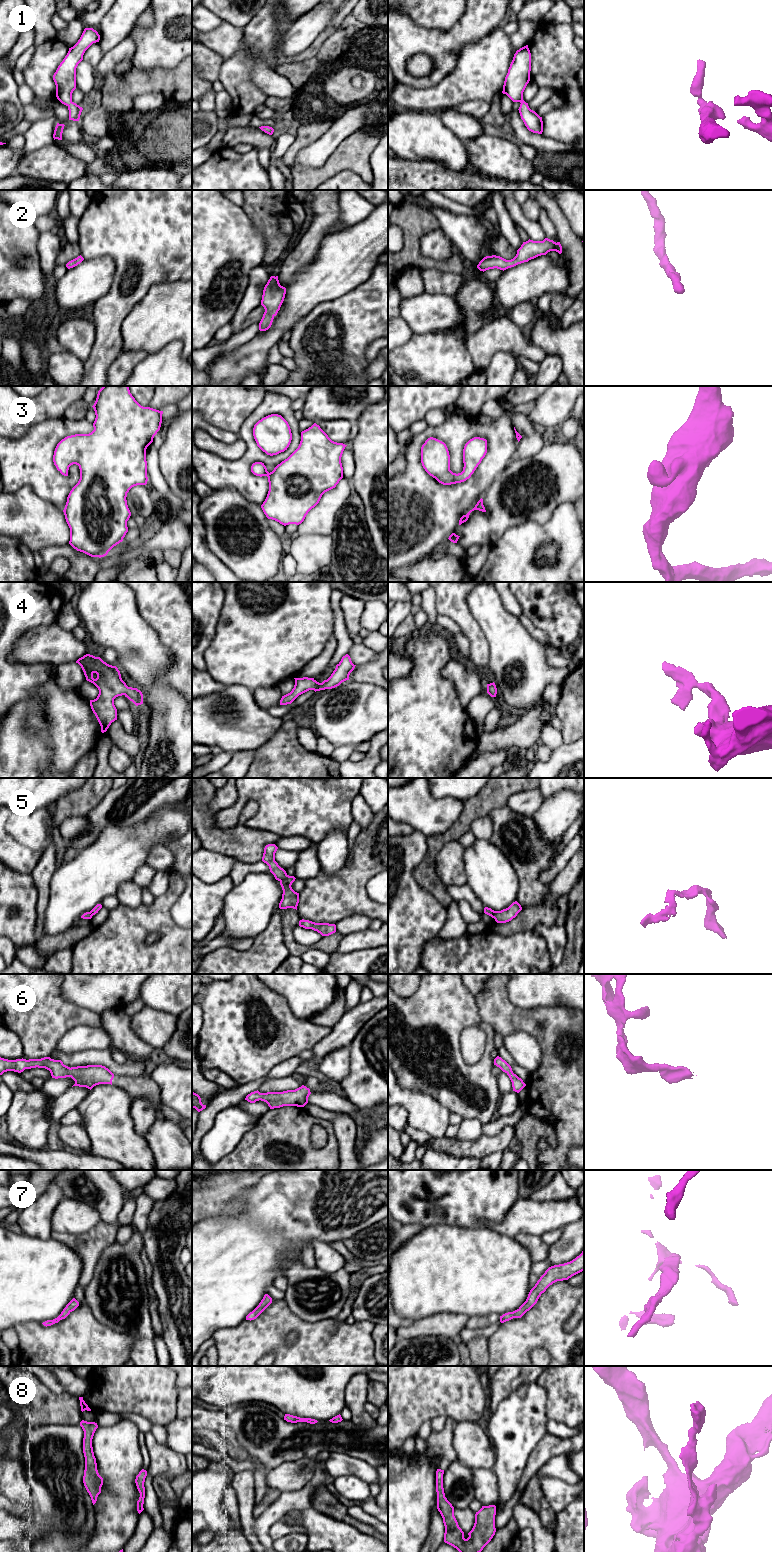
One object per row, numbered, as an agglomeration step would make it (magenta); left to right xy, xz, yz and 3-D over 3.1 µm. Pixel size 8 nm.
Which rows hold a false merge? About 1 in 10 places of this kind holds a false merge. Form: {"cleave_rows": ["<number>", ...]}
{"cleave_rows": []}

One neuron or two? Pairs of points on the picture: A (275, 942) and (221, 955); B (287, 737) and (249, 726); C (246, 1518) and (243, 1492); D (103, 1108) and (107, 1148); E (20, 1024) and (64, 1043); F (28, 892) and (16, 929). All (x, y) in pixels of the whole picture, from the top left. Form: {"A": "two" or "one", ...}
{"A": "one", "B": "two", "C": "one", "D": "one", "E": "two", "F": "one"}

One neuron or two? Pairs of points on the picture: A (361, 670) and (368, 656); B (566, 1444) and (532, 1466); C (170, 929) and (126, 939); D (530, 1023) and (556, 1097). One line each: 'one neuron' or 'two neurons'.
A: two neurons
B: one neuron
C: one neuron
D: one neuron

